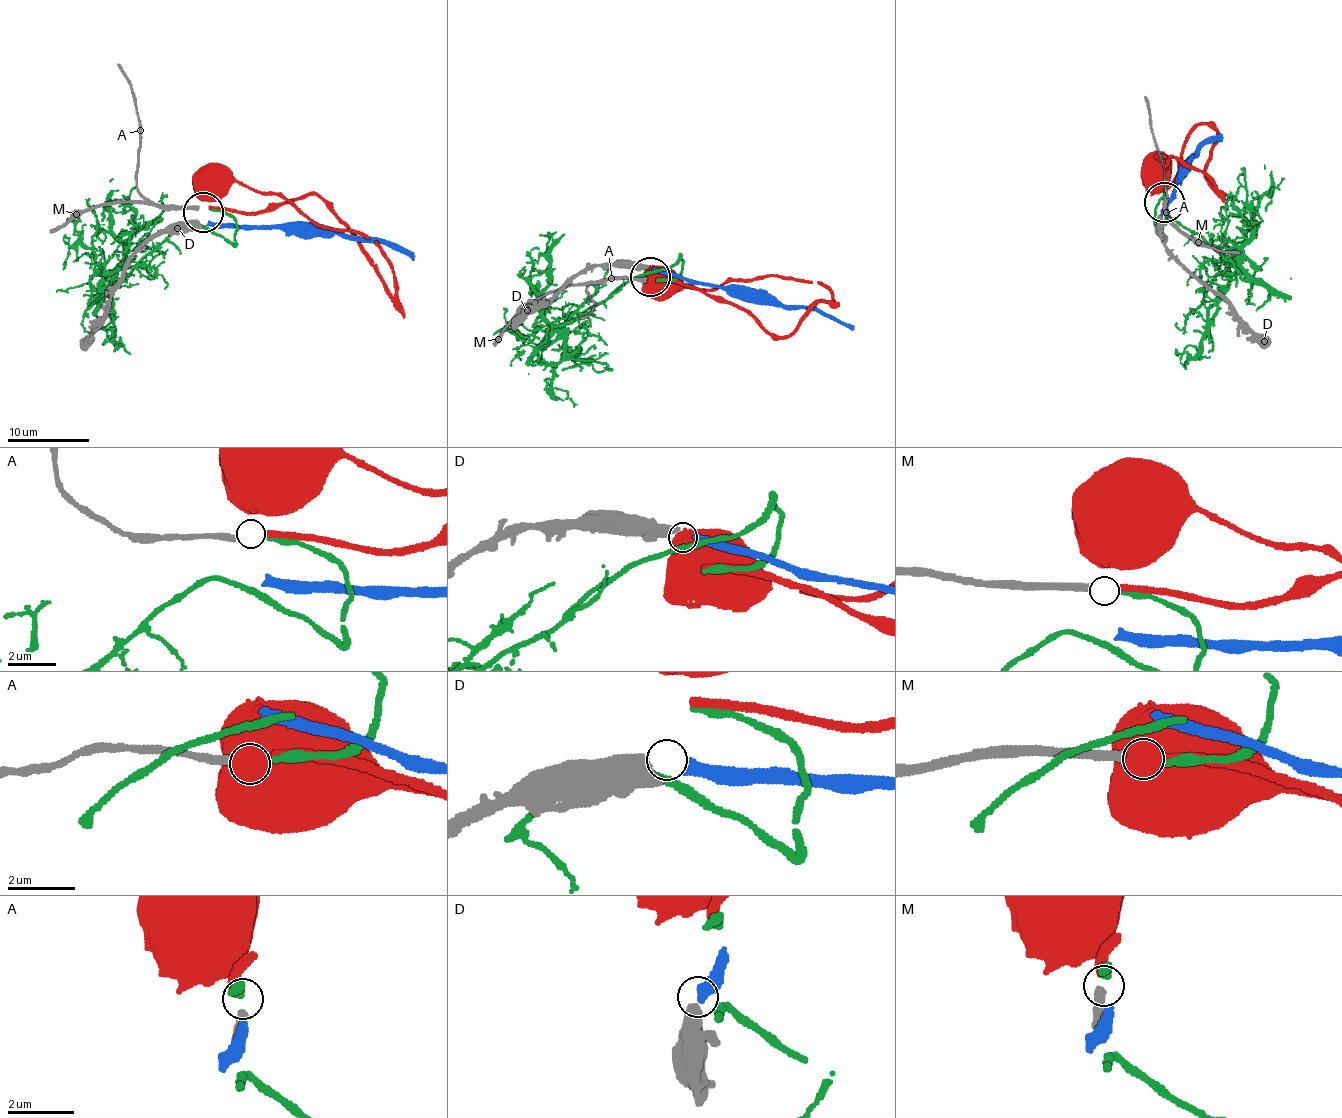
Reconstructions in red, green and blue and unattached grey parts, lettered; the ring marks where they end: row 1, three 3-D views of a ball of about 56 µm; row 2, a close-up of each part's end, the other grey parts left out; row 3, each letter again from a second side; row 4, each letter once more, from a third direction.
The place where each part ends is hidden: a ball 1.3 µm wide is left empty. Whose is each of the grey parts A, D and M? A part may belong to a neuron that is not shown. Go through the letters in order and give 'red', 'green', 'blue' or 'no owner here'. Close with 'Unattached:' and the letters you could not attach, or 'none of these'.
A: green
D: blue
M: red
Unattached: none of these

